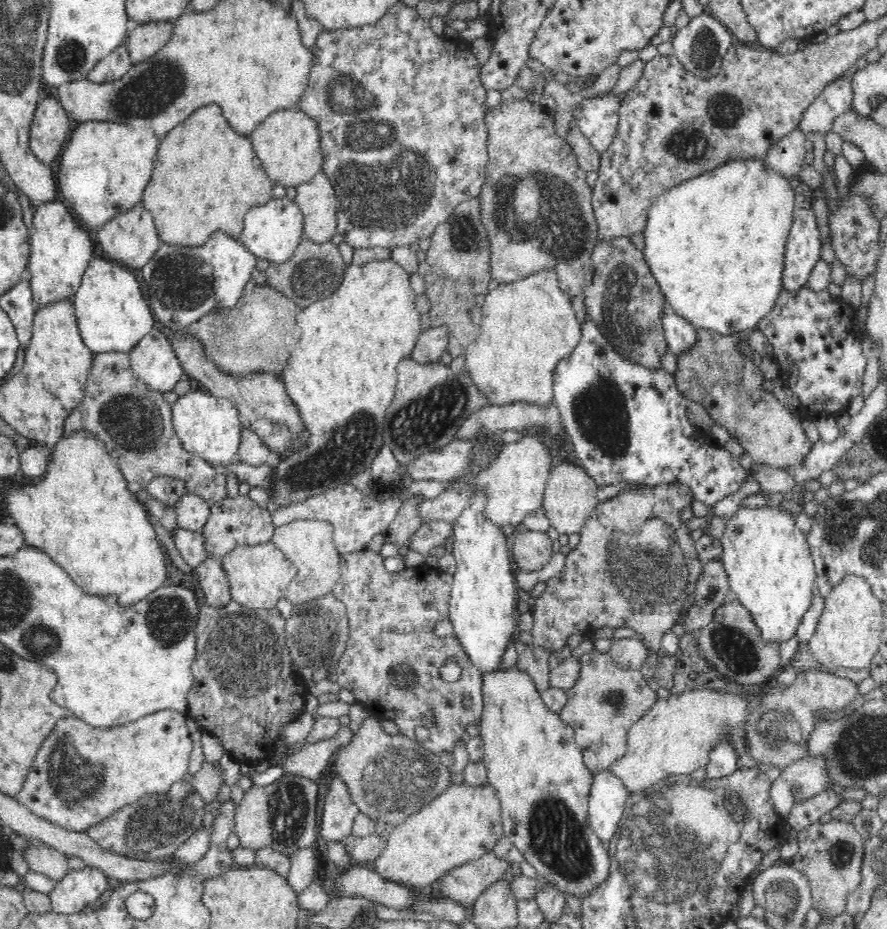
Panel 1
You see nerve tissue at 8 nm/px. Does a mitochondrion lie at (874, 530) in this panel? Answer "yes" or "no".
yes

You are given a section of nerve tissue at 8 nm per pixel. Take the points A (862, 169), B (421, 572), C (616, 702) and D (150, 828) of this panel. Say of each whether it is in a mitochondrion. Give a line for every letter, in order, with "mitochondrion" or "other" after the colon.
A: other
B: other
C: mitochondrion
D: mitochondrion

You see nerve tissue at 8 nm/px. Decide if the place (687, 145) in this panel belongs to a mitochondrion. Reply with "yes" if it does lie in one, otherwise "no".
yes

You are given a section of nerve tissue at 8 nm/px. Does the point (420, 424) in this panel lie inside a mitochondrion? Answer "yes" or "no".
yes

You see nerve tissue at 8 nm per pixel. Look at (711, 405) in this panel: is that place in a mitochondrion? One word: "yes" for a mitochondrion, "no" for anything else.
no

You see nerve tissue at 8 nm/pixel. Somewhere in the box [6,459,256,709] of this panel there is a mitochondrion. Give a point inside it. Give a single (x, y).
(169, 616)

